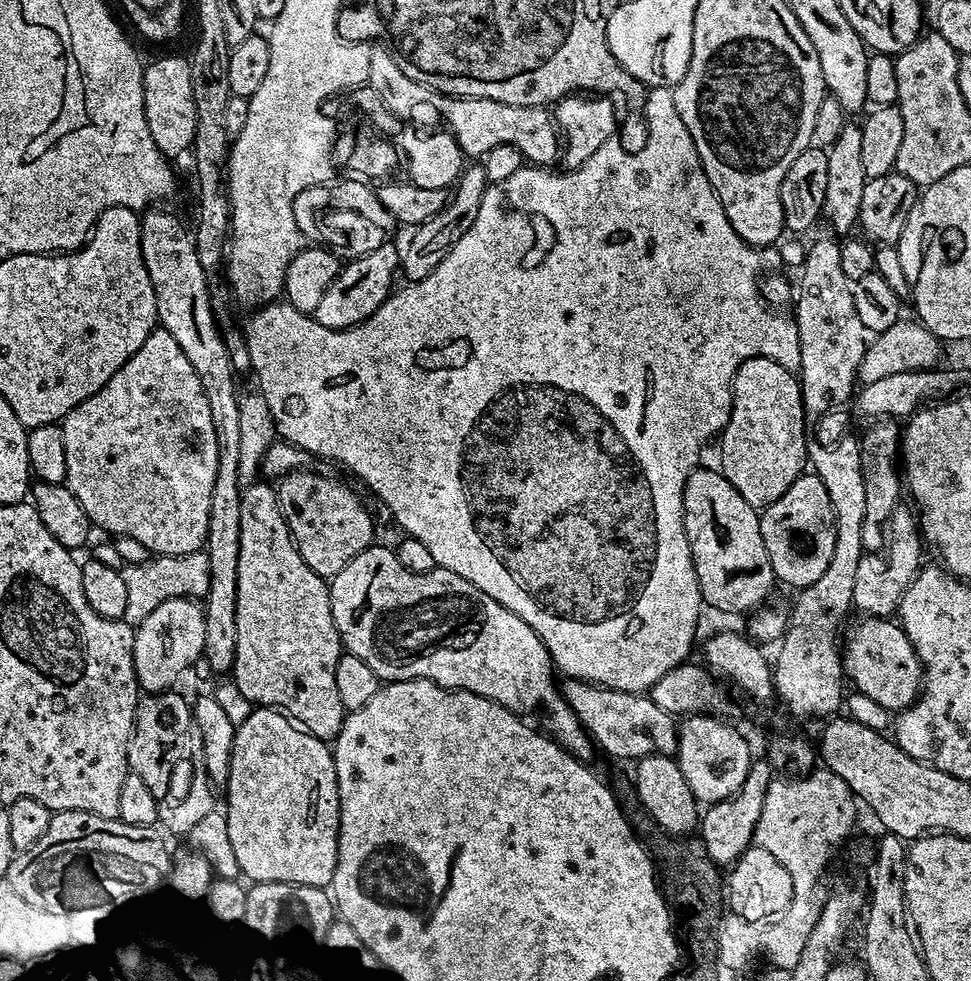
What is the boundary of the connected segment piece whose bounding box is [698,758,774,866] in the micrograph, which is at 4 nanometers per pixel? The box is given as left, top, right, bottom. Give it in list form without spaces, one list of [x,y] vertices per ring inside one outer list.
[[[753,759],[746,782],[742,782],[740,789],[729,800],[719,800],[717,804],[707,805],[703,809],[698,820],[698,839],[706,846],[706,856],[717,866],[734,865],[743,852],[754,844],[758,818],[773,779],[774,771],[768,760]]]

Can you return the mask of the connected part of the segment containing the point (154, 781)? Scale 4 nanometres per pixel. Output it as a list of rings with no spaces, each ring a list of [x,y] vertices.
[[[176,690],[144,694],[137,699],[132,737],[128,743],[128,767],[131,772],[138,774],[138,778],[142,778],[142,782],[149,787],[150,794],[154,794],[158,801],[169,799],[168,791],[172,788],[176,763],[179,762],[184,748],[186,752],[193,728],[189,701],[184,701]]]

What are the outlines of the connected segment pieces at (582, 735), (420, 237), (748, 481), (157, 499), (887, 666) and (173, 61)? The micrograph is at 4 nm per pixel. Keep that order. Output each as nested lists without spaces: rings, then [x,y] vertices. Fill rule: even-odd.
[[[373,546],[355,556],[338,575],[331,577],[328,593],[341,645],[351,655],[362,658],[381,681],[433,680],[443,688],[485,696],[517,714],[528,714],[524,712],[536,712],[541,708],[544,711],[543,727],[552,739],[579,760],[591,761],[594,740],[564,700],[558,680],[556,684],[552,656],[542,638],[529,624],[522,622],[518,614],[494,602],[494,598],[478,590],[474,582],[466,582],[462,574],[454,574],[454,570],[439,566],[426,574],[414,574],[398,562],[391,547]]]
[[[472,162],[465,167],[454,185],[454,191],[451,193],[446,207],[438,214],[434,214],[434,218],[419,225],[413,231],[416,233],[413,234],[408,249],[406,247],[403,249],[402,276],[405,281],[421,280],[434,274],[434,270],[438,270],[438,262],[442,262],[442,258],[446,258],[446,254],[450,254],[454,242],[458,242],[458,238],[462,238],[462,234],[466,234],[466,230],[470,230],[470,226],[474,226],[474,218],[478,218],[478,206],[482,202],[484,193],[488,190],[489,183],[483,163]]]
[[[755,356],[746,358],[732,379],[732,413],[726,422],[724,431],[718,437],[720,443],[719,471],[757,510],[770,507],[798,479],[806,468],[806,440],[800,437],[800,416],[802,417],[802,401],[800,399],[800,382],[794,373],[786,370],[778,362],[770,358]]]
[[[157,326],[142,342],[142,347],[138,349],[138,354],[134,354],[98,394],[90,394],[86,402],[74,406],[70,414],[66,414],[60,424],[62,430],[62,439],[66,441],[66,478],[64,483],[82,502],[82,510],[86,510],[89,520],[97,529],[104,532],[112,532],[113,537],[129,536],[134,538],[134,542],[142,542],[146,546],[149,554],[157,556],[176,556],[186,555],[191,552],[201,551],[205,547],[207,538],[207,522],[210,521],[211,494],[214,489],[215,475],[218,472],[218,445],[215,441],[213,419],[210,416],[210,405],[206,400],[206,394],[203,393],[202,384],[199,376],[194,372],[194,367],[190,364],[178,342],[174,340],[173,335],[166,329]]]
[[[870,616],[861,619],[861,621],[857,628],[850,629],[851,627],[849,627],[847,629],[847,639],[842,644],[844,675],[855,691],[874,698],[874,701],[888,708],[892,714],[902,712],[920,697],[924,687],[924,667],[922,662],[910,642],[910,638],[904,633],[904,629],[900,627],[895,619]]]
[[[187,55],[160,56],[144,65],[144,109],[146,126],[150,126],[150,138],[164,156],[175,158],[193,147],[196,128],[194,104],[194,78],[192,62]]]

